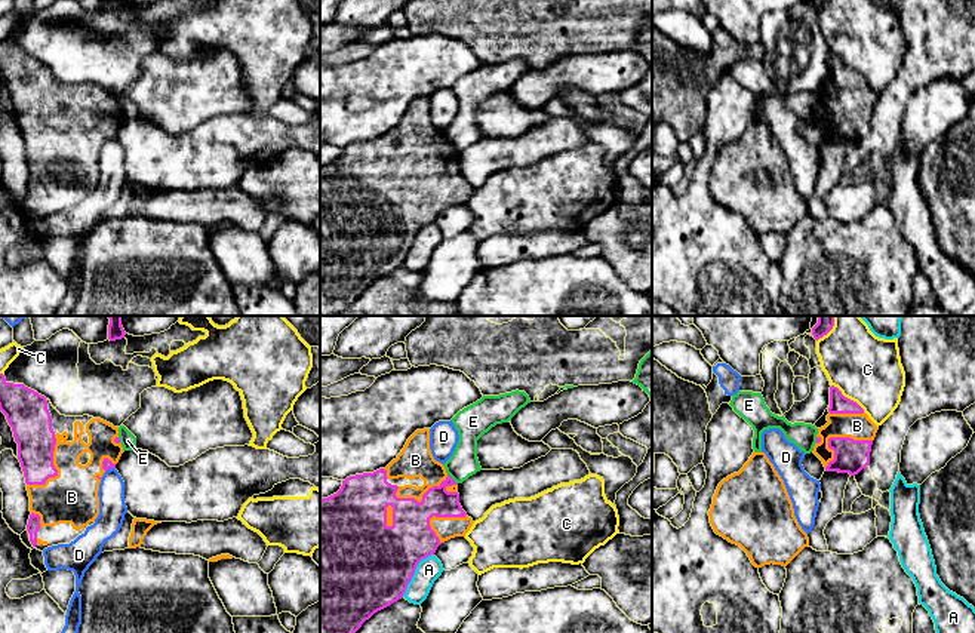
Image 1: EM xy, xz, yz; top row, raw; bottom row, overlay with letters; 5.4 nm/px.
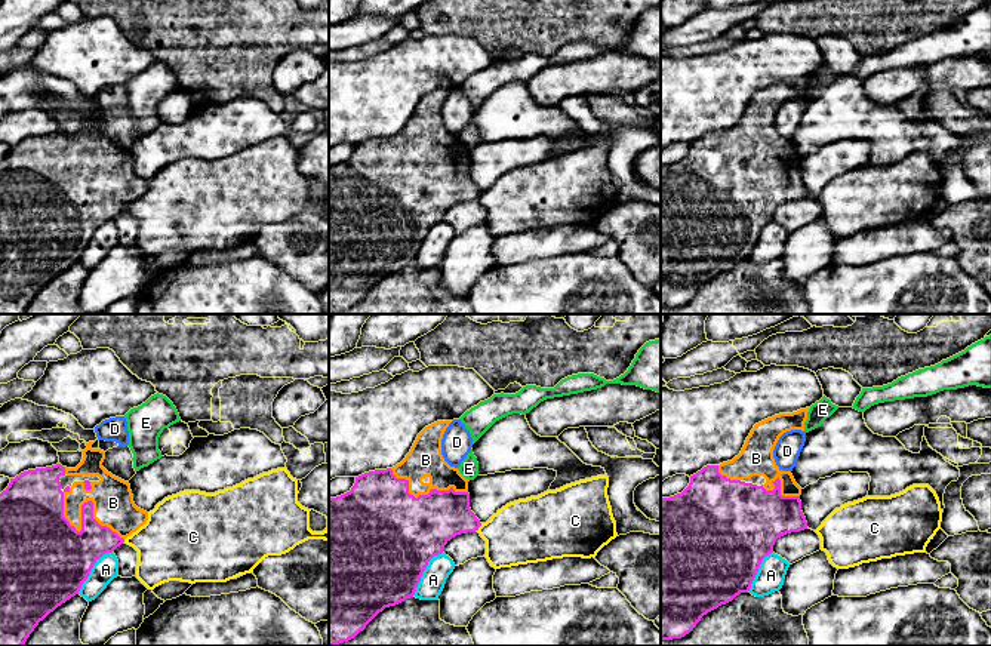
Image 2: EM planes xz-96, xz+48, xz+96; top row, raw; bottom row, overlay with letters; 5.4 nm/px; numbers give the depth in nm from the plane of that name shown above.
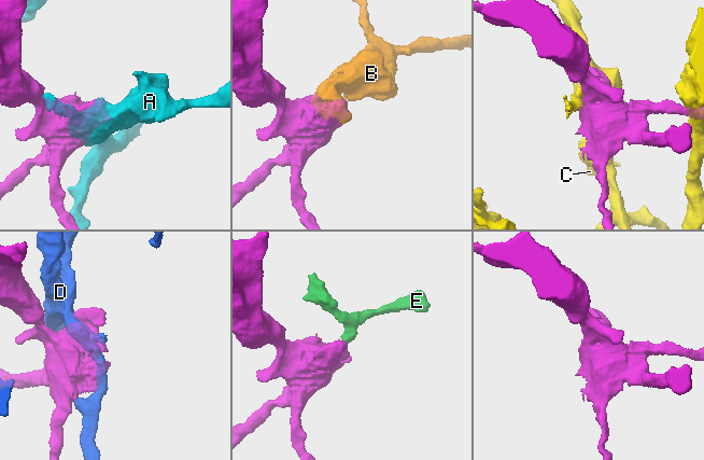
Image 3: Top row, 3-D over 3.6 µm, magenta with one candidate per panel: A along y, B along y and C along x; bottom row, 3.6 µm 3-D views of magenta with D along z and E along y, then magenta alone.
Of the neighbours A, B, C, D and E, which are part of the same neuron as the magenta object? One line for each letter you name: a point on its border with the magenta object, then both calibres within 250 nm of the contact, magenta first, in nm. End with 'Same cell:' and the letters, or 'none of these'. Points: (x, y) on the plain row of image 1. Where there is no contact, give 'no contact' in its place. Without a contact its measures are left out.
B: meets magenta in yz at (836, 105); 180 nm thick on the magenta side, 140 nm on the other
Same cell: B

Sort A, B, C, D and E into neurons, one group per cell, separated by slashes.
A / B / C / D / E

